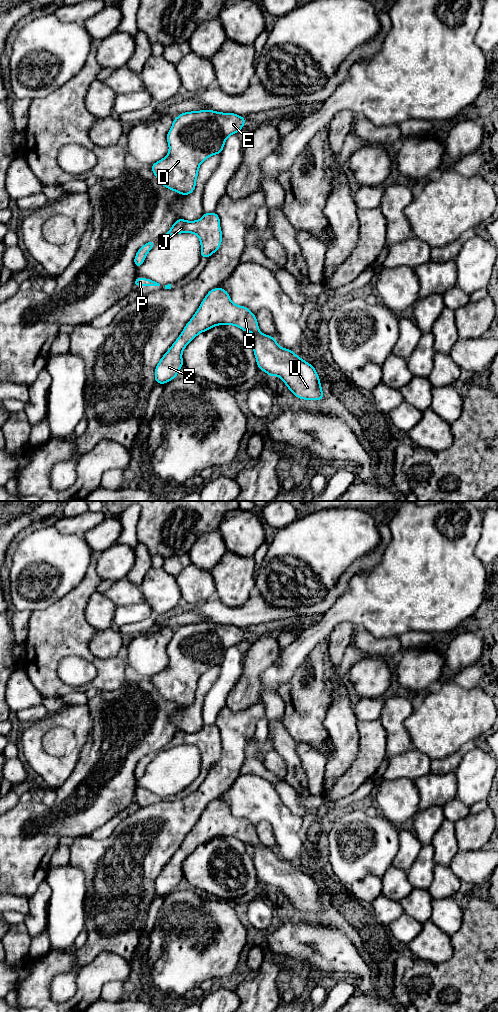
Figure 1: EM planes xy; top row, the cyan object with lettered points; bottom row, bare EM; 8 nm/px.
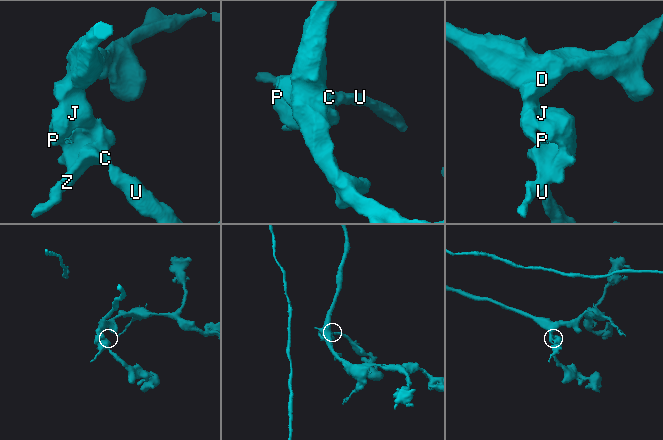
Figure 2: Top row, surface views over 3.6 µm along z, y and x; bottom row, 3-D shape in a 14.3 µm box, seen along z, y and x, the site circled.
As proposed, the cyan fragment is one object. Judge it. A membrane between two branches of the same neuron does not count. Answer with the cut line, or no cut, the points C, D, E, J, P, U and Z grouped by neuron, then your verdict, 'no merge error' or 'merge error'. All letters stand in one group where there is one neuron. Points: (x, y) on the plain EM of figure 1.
no cut | C D E J P U Z | no merge error

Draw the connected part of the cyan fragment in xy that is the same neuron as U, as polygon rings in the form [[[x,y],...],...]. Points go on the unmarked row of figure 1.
[[[215,800],[208,804],[182,845],[155,880],[155,894],[166,896],[177,889],[183,878],[184,860],[201,844],[217,837],[234,837],[254,846],[252,860],[260,882],[278,888],[299,911],[322,912],[319,887],[315,880],[292,862],[281,860],[276,850],[259,843],[256,828],[245,818],[234,816],[228,804]]]

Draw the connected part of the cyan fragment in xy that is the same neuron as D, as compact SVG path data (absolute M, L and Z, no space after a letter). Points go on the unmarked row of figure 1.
M213 622L185 624L174 630L167 646L169 664L151 677L157 692L182 707L195 702L198 681L208 669L220 666L226 651L239 644L246 631Z

